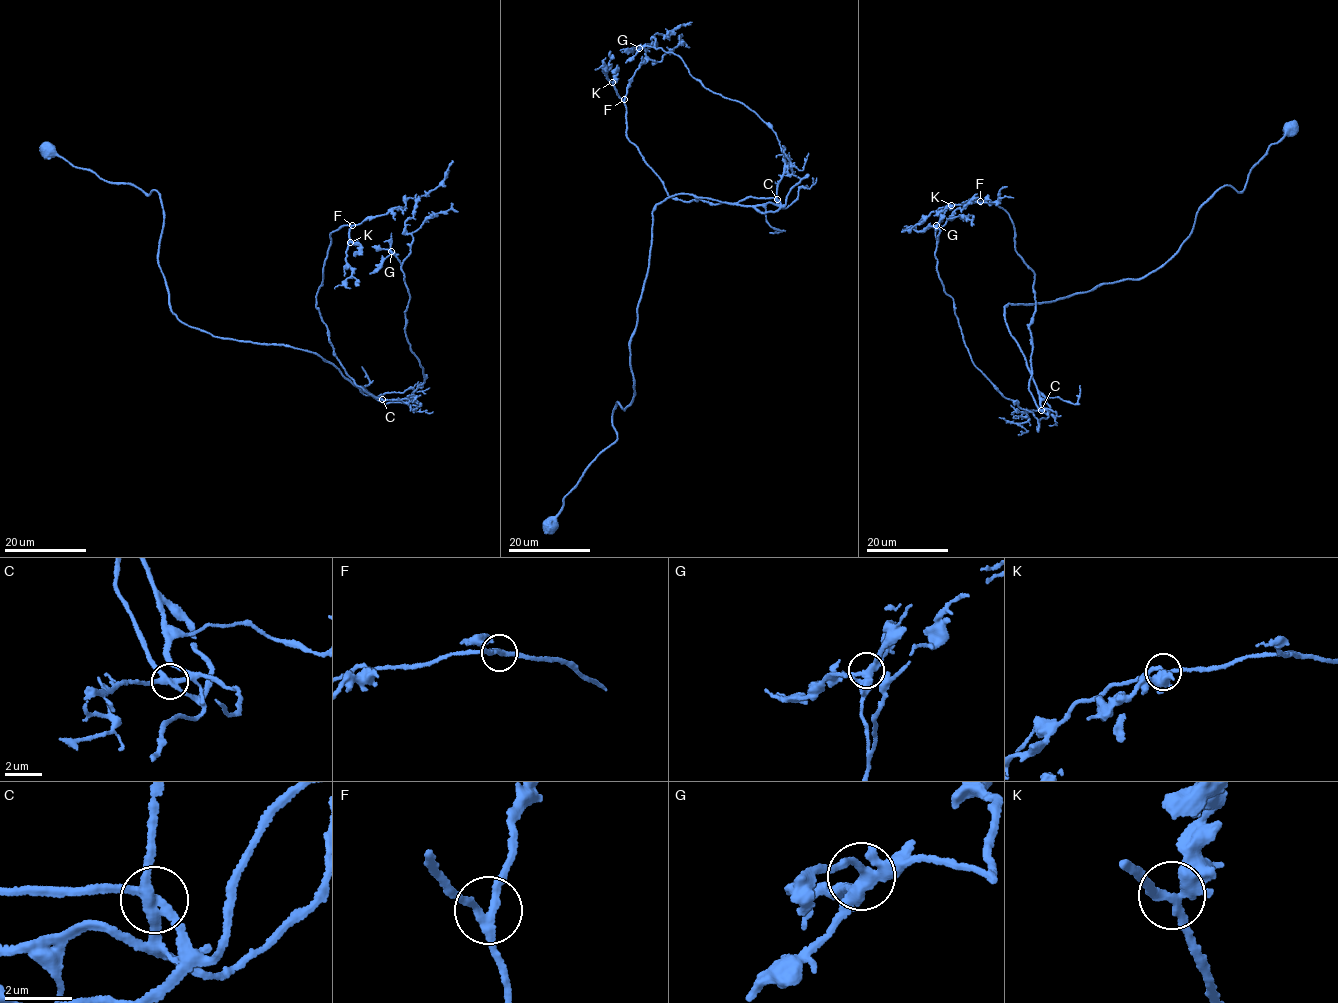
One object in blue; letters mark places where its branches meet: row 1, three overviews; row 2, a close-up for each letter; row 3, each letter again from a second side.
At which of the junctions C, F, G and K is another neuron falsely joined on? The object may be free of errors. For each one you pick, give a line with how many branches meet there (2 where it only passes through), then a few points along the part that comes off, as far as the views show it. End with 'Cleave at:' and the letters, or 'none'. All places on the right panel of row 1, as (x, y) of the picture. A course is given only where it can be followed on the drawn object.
Cleave at: none

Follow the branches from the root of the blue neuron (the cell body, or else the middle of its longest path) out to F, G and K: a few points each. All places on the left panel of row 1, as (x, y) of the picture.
F: (45, 152), (158, 192), (177, 318), (316, 352), (347, 378), (316, 298), (330, 236), (352, 225)
G: (45, 152), (158, 192), (158, 264), (187, 325), (316, 352), (385, 404), (412, 405), (425, 376), (391, 251)
K: (45, 152), (158, 192), (177, 318), (316, 352), (347, 378), (316, 298), (331, 234), (350, 225), (350, 242)

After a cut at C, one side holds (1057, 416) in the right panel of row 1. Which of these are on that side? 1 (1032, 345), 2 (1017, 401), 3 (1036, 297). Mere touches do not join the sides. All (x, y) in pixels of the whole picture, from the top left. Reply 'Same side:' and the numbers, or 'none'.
Same side: none

